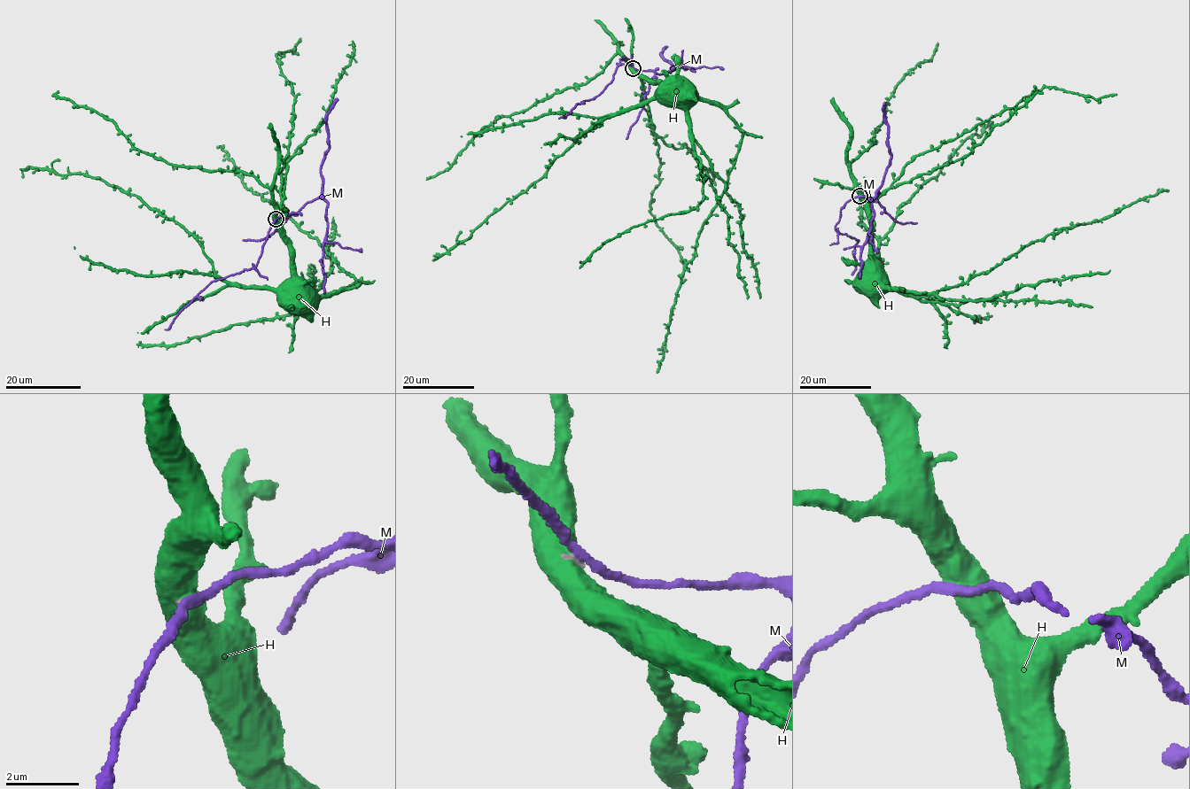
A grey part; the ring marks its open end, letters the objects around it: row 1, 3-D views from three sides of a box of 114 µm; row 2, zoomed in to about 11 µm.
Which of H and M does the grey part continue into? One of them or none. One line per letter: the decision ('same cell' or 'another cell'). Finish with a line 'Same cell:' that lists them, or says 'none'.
H: same cell
M: another cell
Same cell: H

